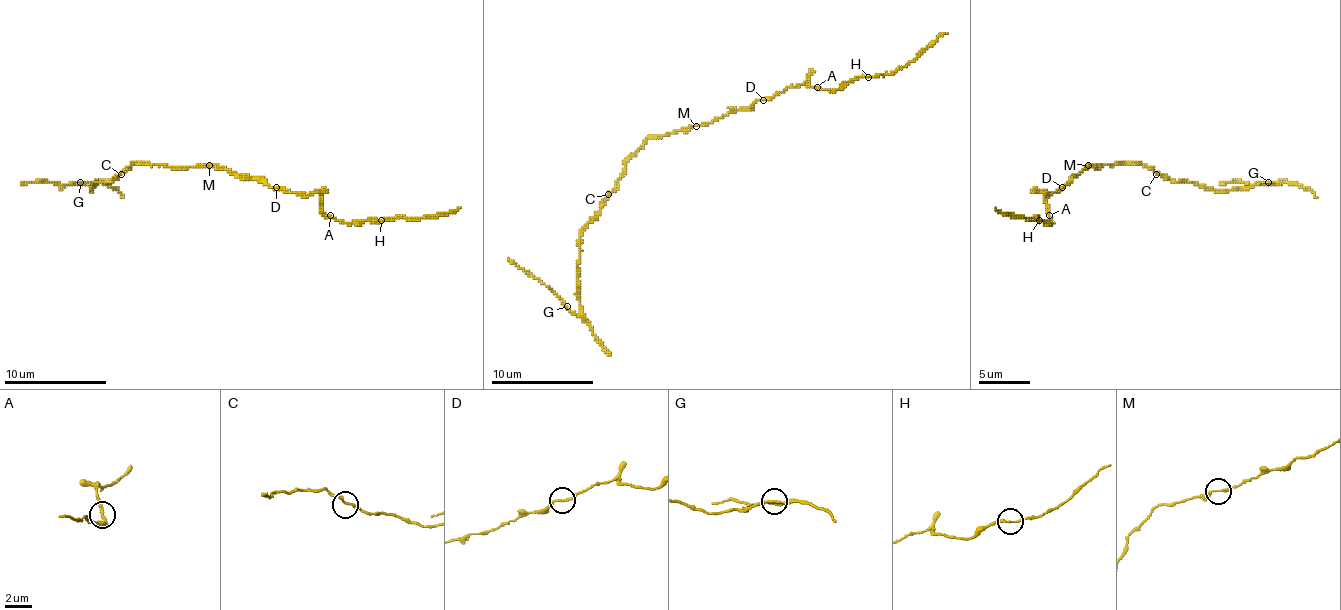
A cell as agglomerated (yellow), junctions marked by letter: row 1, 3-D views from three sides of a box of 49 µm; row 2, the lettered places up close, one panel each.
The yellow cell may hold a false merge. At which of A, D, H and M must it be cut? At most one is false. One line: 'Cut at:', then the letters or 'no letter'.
Cut at: no letter

